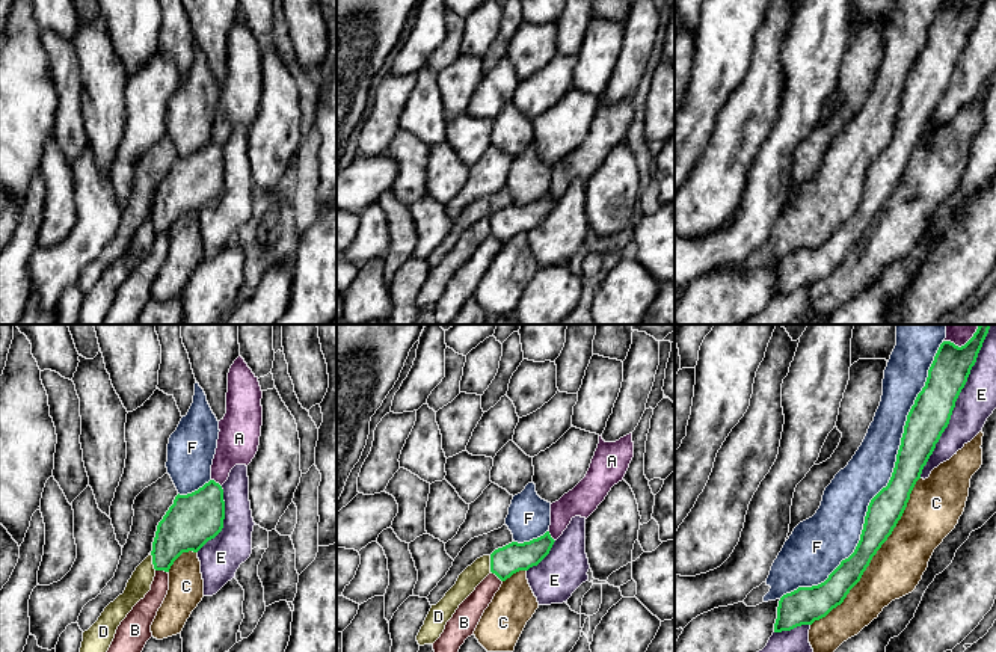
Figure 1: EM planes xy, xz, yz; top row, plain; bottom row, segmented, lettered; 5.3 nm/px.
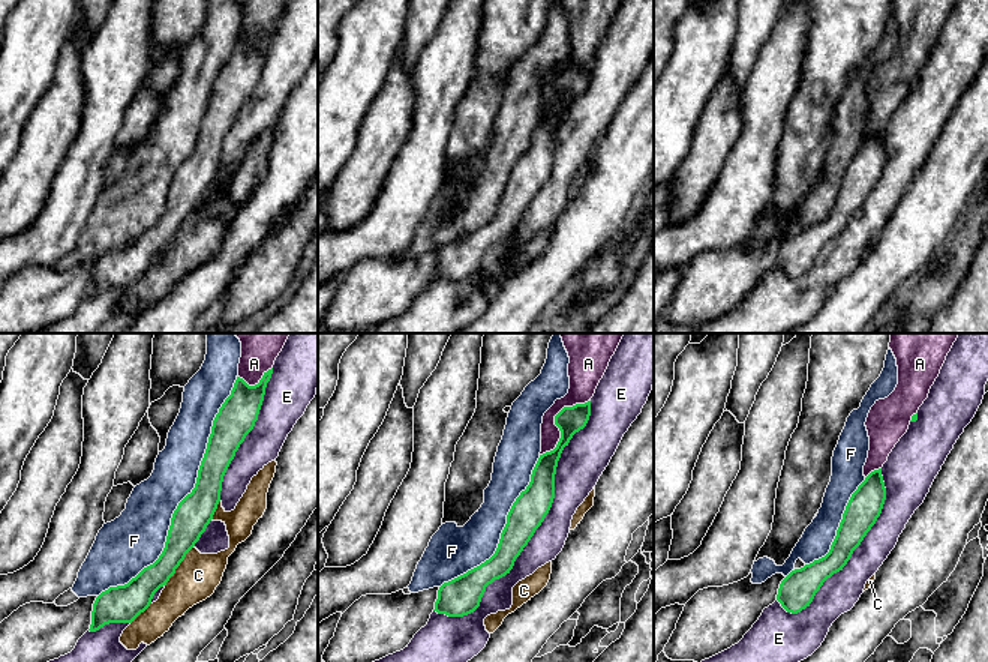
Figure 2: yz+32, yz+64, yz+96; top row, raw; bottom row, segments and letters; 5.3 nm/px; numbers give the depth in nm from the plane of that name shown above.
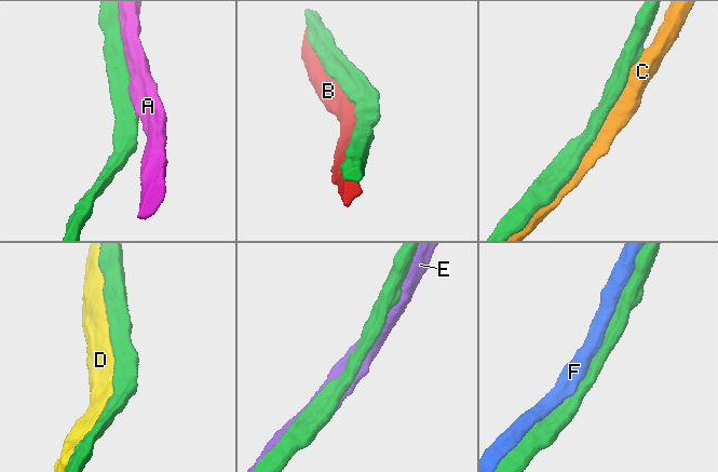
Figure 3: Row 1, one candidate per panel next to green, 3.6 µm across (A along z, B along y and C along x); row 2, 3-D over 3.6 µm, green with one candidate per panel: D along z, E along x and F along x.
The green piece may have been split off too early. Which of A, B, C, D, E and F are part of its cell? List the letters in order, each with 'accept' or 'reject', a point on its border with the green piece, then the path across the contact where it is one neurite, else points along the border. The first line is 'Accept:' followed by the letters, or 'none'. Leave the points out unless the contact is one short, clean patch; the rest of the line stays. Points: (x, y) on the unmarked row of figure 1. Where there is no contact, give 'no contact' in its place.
Accept: none
A: reject | xy (215, 144)
B: reject | xy (162, 231)
C: reject | yz (874, 216)
D: reject | xy (153, 224)
E: reject | yz (954, 68)
F: reject | yz (888, 147)

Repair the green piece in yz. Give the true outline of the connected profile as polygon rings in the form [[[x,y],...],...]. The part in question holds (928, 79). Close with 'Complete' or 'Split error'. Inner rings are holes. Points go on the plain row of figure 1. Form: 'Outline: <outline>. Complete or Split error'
Outline: [[[970,0],[961,9],[951,3],[940,6],[925,48],[907,77],[892,139],[871,161],[854,214],[842,222],[824,244],[783,257],[777,269],[774,294],[812,287],[825,279],[860,243],[872,219],[901,181],[924,128],[949,86],[955,63],[984,2]]]. Complete

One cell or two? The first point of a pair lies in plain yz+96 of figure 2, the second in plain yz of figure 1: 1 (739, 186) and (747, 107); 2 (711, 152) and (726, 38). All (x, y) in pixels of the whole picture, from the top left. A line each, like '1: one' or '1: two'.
1: two
2: two

